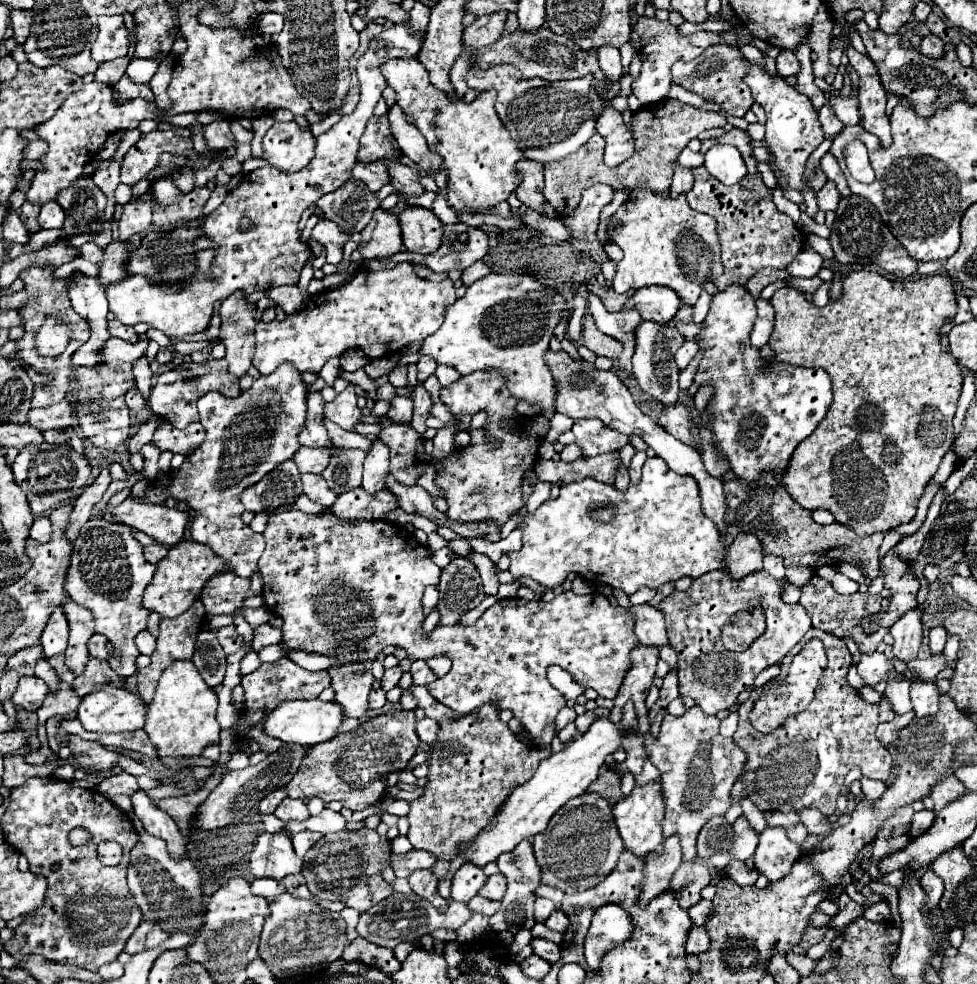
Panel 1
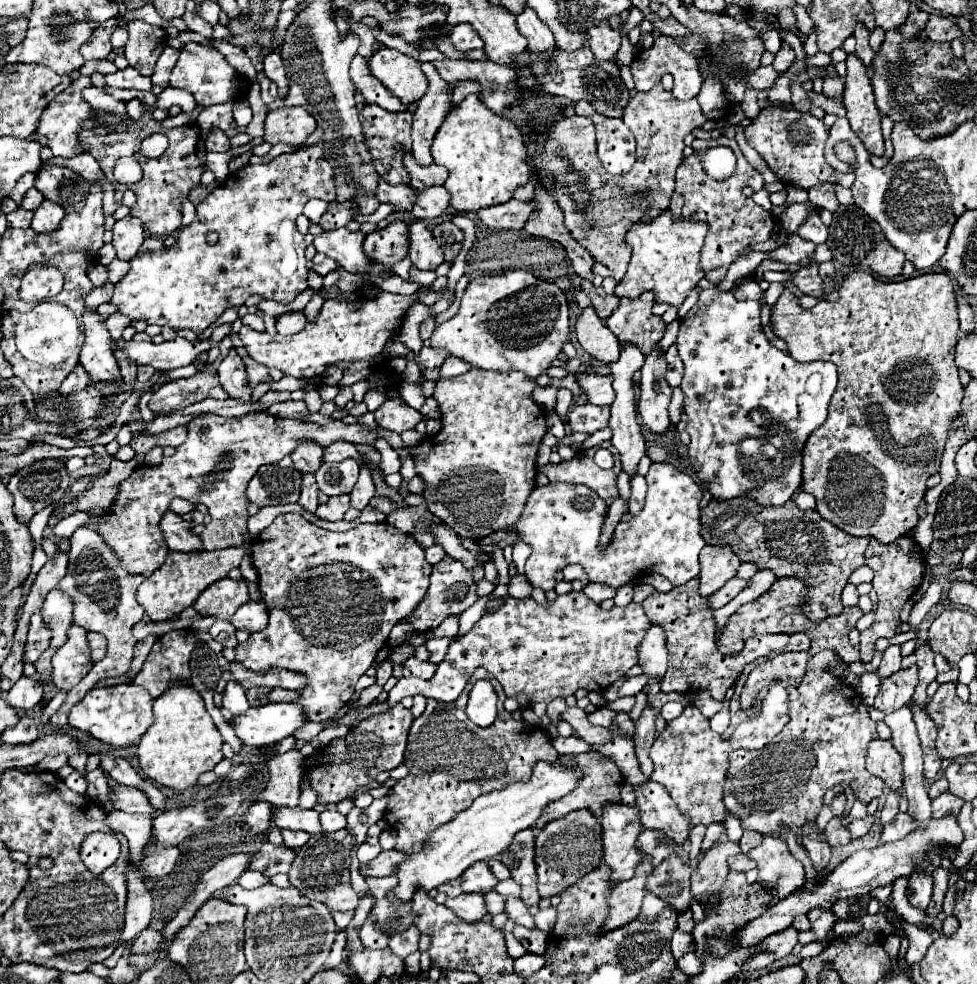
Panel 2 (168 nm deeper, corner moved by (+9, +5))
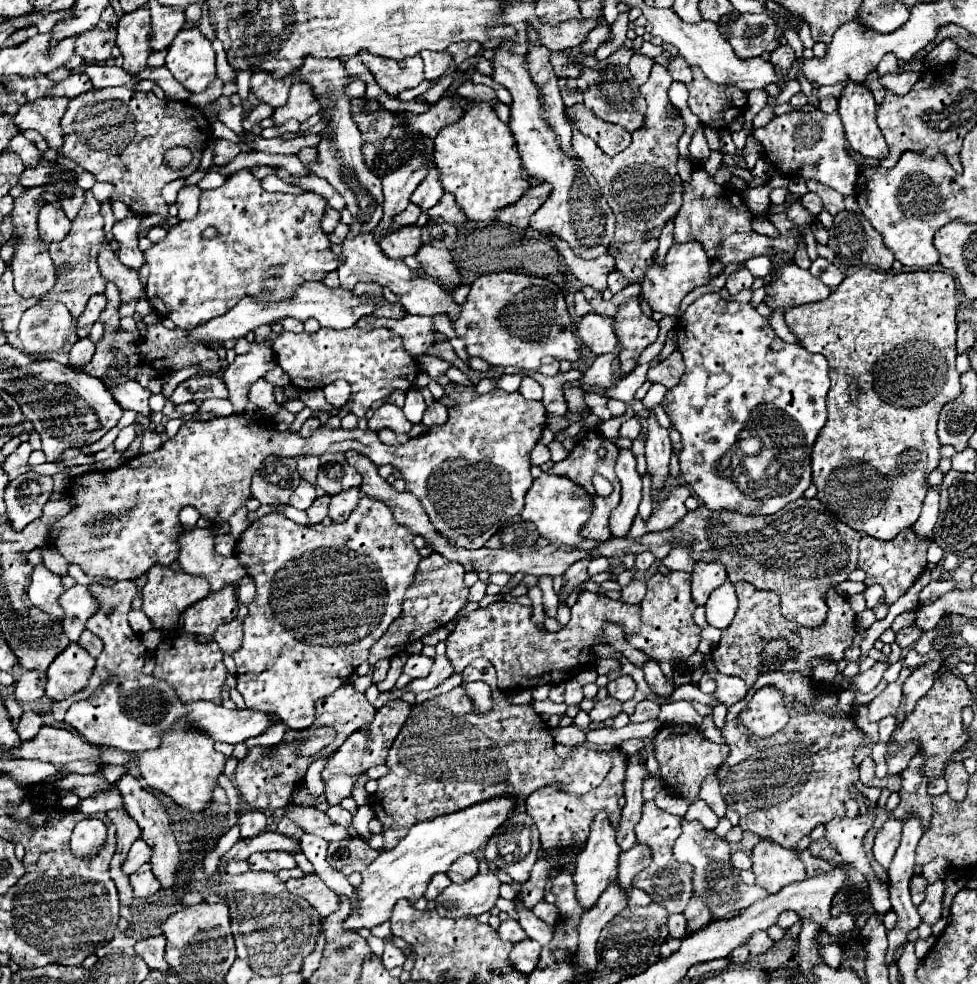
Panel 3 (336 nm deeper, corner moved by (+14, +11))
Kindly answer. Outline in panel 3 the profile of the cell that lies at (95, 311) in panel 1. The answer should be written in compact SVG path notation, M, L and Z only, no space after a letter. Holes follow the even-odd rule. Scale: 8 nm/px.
M108 366L104 384L108 386L110 394L118 400L118 404L124 410L134 410L134 412L140 412L144 416L150 414L150 406L148 406L150 390L142 388L138 382L132 382L130 378L126 378L118 368Z

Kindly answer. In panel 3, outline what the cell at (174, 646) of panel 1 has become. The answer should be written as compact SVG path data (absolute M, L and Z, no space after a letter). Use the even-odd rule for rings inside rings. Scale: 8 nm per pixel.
M168 632L164 640L156 648L156 668L152 672L158 680L166 680L180 702L216 702L220 704L220 692L222 684L228 676L226 666L222 664L222 652L216 644L216 640L202 642L200 636L196 634L186 634L186 632Z

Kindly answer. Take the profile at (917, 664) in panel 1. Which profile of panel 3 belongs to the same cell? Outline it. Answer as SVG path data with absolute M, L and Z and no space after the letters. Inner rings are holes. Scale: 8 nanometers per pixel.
M904 667L896 681L888 684L870 704L868 704L868 718L872 722L882 720L888 714L896 714L896 708L903 697L902 687L906 679L911 675L911 670Z

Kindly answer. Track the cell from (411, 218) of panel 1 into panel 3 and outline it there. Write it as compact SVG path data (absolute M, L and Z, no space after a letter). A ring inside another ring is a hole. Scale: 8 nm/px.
M424 244L418 252L416 252L416 260L422 266L422 272L438 278L442 286L446 288L454 288L460 284L460 276L452 264L452 256L446 248L434 248Z

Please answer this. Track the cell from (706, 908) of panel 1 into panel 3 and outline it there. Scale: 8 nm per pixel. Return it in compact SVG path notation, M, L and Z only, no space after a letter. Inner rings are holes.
M672 914L668 918L668 930L670 930L670 936L684 938L686 936L686 918L684 918L684 914Z

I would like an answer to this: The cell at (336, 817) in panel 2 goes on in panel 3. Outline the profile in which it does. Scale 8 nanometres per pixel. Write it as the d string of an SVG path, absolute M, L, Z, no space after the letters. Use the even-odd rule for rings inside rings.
M330 806L326 814L328 814L328 818L330 818L334 824L340 824L340 826L344 826L344 828L348 828L350 822L352 822L352 814L350 814L348 810L340 808L340 806Z

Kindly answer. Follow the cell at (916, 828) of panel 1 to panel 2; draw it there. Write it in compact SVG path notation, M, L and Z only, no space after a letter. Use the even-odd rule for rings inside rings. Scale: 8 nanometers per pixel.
M899 812L885 828L883 828L883 834L881 834L881 842L895 842L895 840L901 840L905 838L911 830L913 830L913 818L909 814L903 814Z

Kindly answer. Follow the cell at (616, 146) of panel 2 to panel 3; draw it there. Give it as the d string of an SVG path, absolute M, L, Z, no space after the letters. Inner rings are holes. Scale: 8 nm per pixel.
M576 104L568 108L566 116L572 118L578 124L580 132L590 136L608 156L616 156L630 146L632 138L626 128L622 128L620 124L610 124L610 122L600 120L584 104Z

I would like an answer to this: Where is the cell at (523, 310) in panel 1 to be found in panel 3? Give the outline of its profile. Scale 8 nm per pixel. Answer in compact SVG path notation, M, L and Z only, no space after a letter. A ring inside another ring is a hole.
M492 272L476 278L460 314L452 320L452 328L464 340L470 356L478 356L492 366L538 370L546 356L574 362L580 350L560 288L546 278L516 272Z

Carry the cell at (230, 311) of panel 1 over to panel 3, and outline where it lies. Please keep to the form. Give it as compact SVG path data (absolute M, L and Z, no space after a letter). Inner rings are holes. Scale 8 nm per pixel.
M252 346L248 354L236 356L232 364L228 364L224 370L220 370L220 378L230 390L228 400L234 404L234 412L242 414L248 404L248 392L250 386L262 378L268 370L276 366L276 358L272 356L270 348L264 346Z

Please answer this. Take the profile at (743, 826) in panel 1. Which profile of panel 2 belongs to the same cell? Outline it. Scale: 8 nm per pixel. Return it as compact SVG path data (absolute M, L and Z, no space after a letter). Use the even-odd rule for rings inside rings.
M729 840L719 842L717 846L705 852L691 876L691 894L697 902L701 902L703 906L705 902L717 902L717 890L723 886L725 876L729 872L727 860L739 852L739 844Z

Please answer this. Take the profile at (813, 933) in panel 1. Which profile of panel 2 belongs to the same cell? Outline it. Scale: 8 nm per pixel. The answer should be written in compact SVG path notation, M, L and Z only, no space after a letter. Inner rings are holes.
M787 928L783 932L771 934L769 938L763 940L761 944L761 952L773 952L775 958L783 958L791 952L791 948L797 944L797 930L795 928Z

